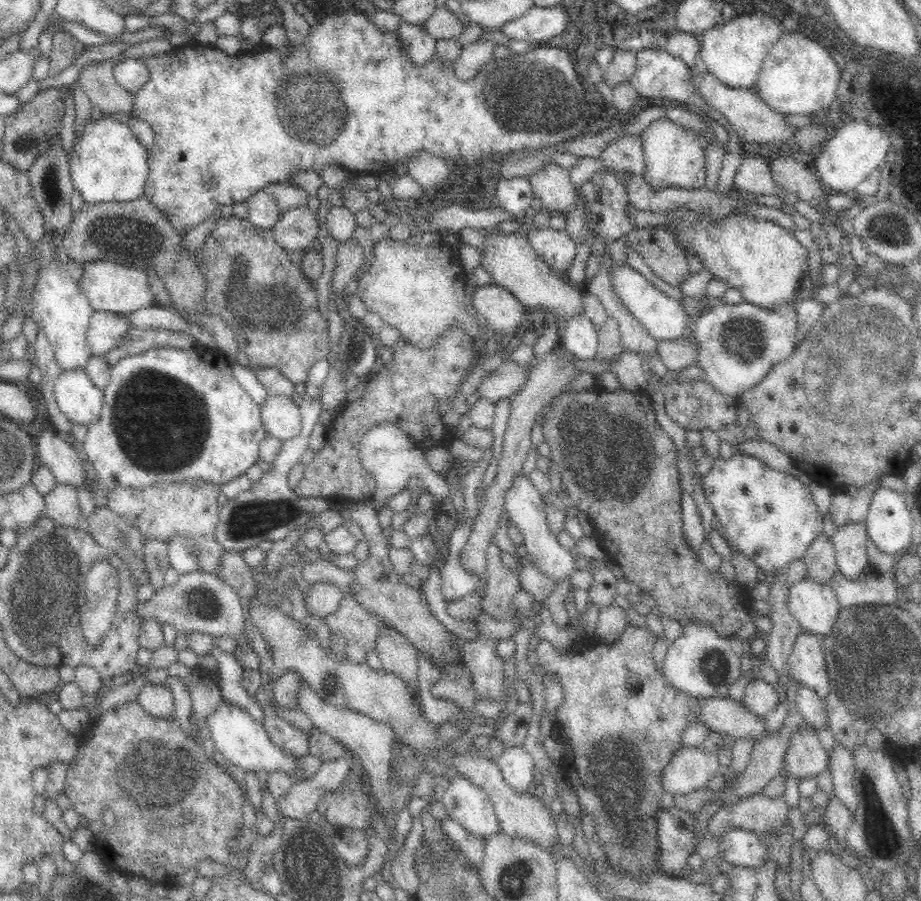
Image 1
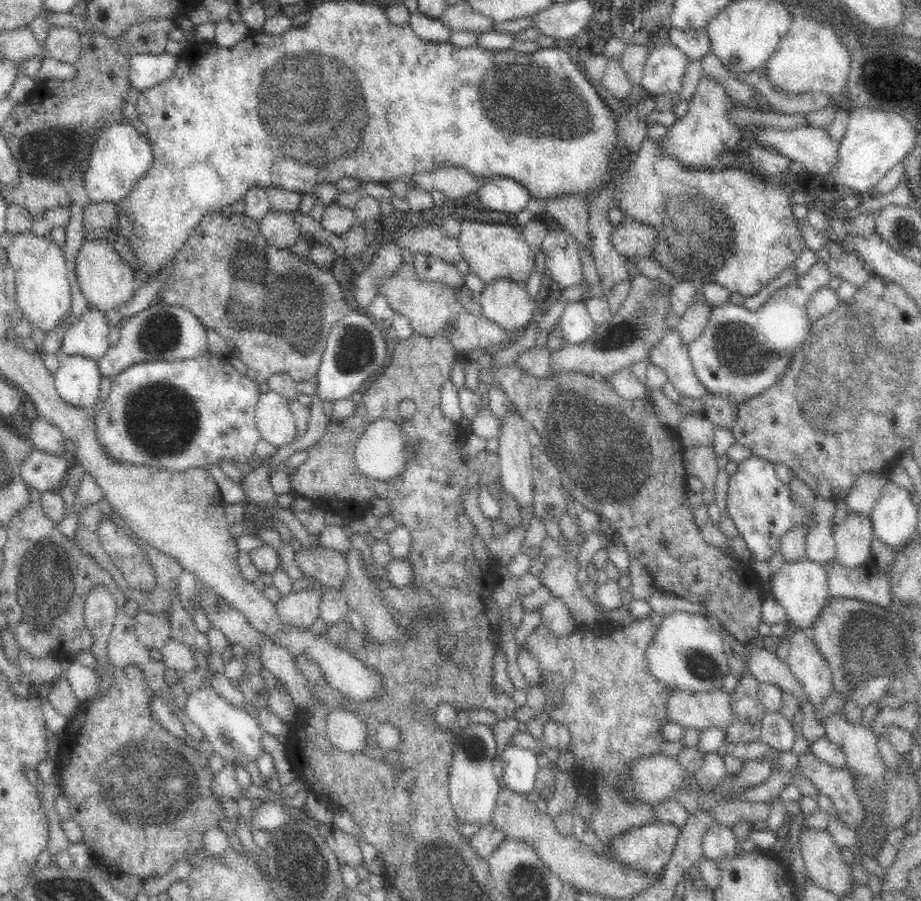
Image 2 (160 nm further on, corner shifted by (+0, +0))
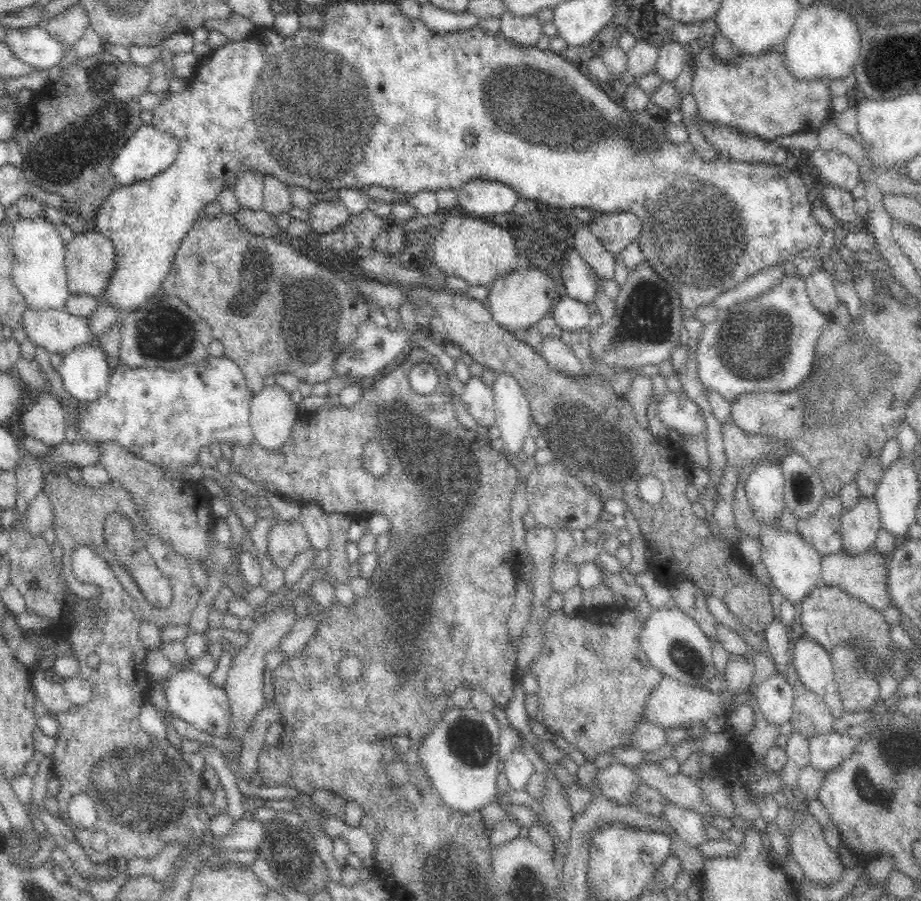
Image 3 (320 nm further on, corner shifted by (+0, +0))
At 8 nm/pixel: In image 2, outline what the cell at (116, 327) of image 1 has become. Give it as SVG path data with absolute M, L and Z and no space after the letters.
M86 311L64 330L60 349L68 355L102 358L111 347L108 342L110 322L100 312Z

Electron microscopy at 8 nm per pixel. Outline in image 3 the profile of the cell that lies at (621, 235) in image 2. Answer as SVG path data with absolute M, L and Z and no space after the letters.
M593 212L587 223L592 234L611 252L622 252L624 247L638 239L640 221L629 212Z

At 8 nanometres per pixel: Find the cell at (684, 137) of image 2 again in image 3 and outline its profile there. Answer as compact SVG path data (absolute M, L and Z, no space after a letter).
M713 46L703 47L700 54L695 56L696 76L692 83L691 95L697 102L697 113L708 122L716 124L729 124L735 126L744 134L750 134L766 141L777 137L791 136L796 133L814 132L834 116L831 106L834 97L830 90L830 79L800 79L788 71L786 57L782 46L768 48L761 54L735 51L735 58L722 61L716 57Z

